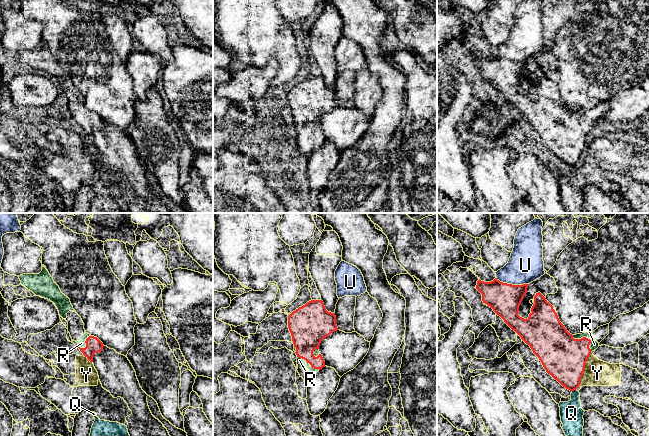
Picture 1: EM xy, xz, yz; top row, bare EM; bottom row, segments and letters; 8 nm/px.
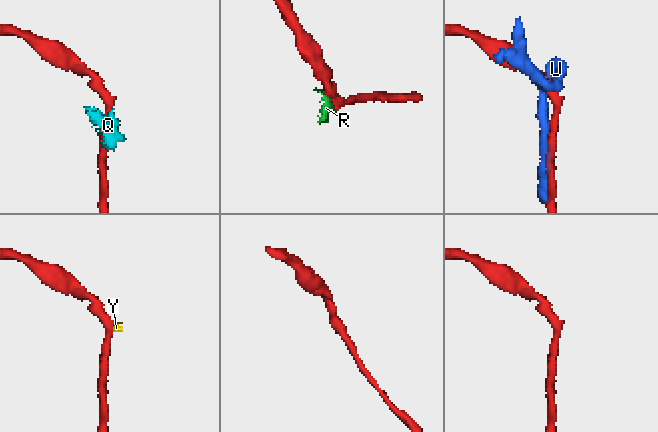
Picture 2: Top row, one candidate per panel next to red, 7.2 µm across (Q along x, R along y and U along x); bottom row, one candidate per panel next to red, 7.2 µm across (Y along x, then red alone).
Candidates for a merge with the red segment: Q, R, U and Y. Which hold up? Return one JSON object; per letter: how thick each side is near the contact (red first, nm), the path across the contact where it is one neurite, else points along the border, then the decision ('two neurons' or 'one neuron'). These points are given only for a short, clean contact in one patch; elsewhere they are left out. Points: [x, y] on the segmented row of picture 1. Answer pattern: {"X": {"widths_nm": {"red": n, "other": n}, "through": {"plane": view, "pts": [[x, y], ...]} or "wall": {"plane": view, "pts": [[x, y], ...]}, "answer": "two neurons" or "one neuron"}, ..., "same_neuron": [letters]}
{"Q": {"widths_nm": {"red": 320, "other": 190}, "answer": "two neurons"}, "R": {"widths_nm": {"red": 360, "other": 70}, "answer": "one neuron"}, "U": {"widths_nm": {"red": 260, "other": 280}, "answer": "two neurons"}, "Y": {"widths_nm": {"red": 360, "other": 200}, "wall": {"plane": "yz", "pts": [[591, 352], [585, 364], [579, 385]]}, "answer": "two neurons"}, "same_neuron": ["R"]}

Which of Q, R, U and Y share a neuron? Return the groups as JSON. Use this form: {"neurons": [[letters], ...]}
{"neurons": [["Q", "Y"], ["R"], ["U"]]}

